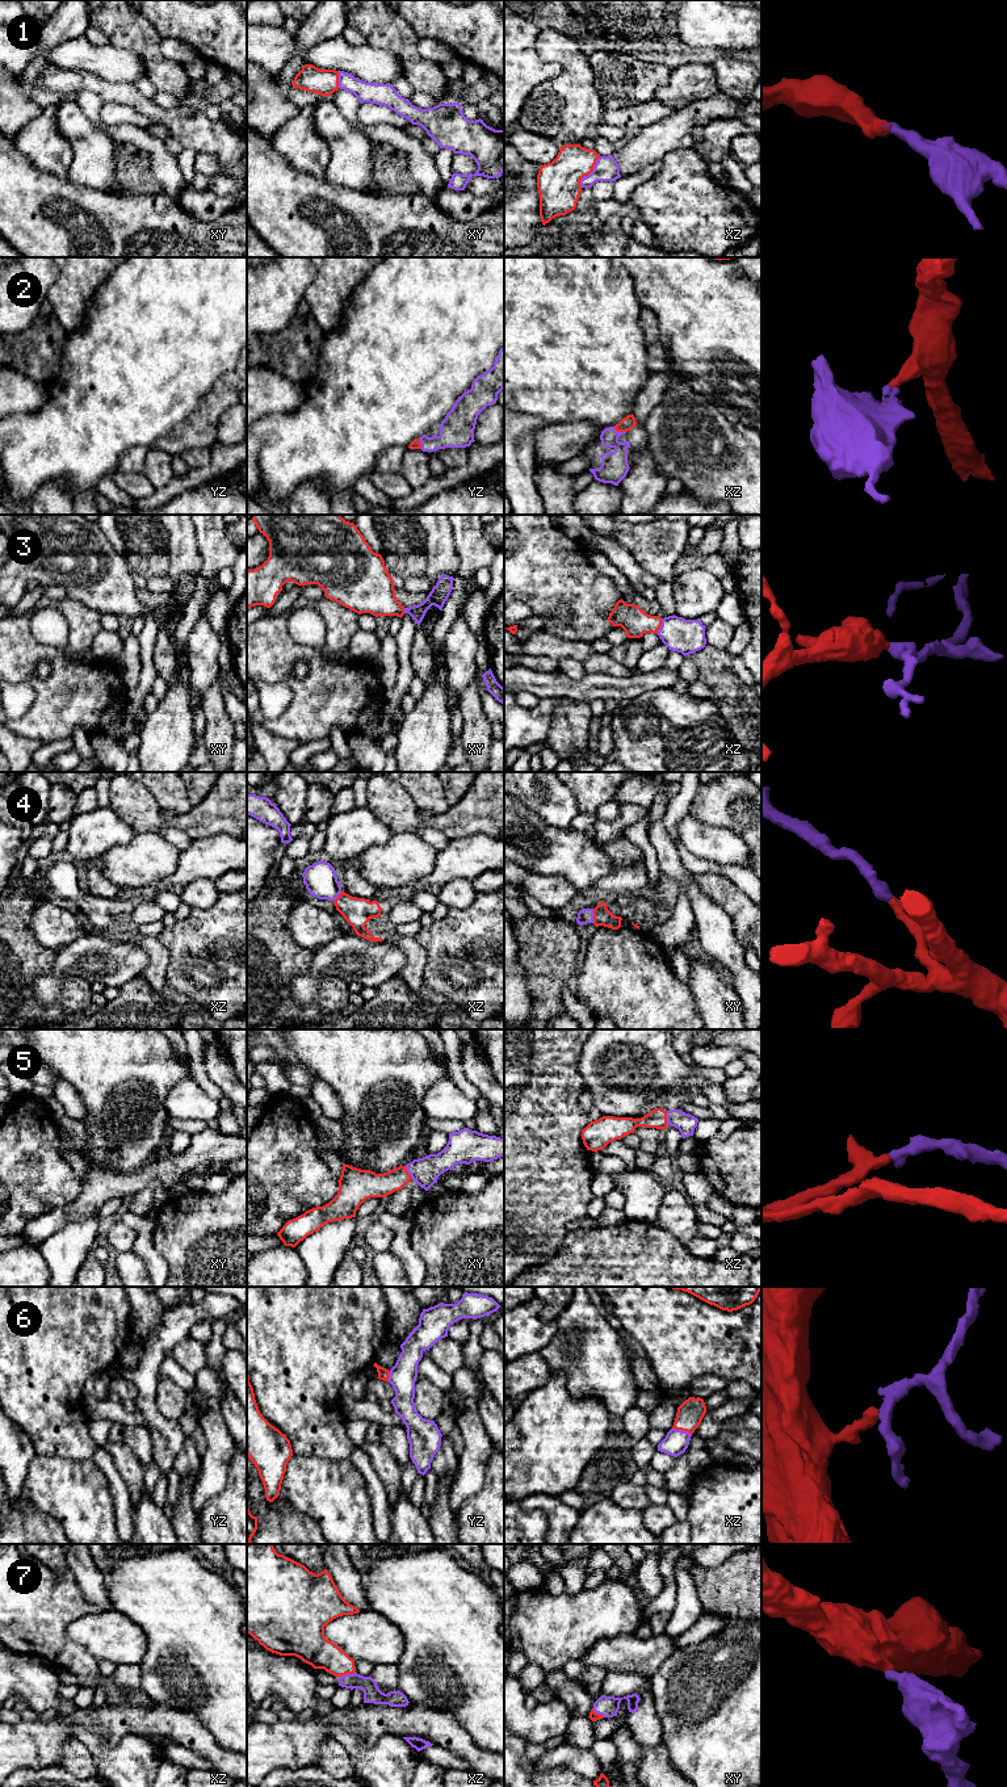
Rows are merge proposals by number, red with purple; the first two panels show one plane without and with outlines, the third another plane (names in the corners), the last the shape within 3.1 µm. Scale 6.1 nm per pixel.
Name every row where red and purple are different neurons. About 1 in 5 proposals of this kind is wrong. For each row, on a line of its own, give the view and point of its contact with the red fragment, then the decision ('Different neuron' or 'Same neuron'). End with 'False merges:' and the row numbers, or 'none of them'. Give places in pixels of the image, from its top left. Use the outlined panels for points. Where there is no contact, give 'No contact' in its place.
1: Touches red at xz (590, 172). Same neuron
2: Touches red at xz (620, 431). Same neuron
3: Touches red at xz (661, 625). Same neuron
4: Touches red at xy (594, 915). Same neuron
5: Touches red at xy (407, 1173). Same neuron
6: Touches red at xz (682, 1430). Same neuron
7: Touches red at xz (347, 1673). Same neuron
False merges: none of them

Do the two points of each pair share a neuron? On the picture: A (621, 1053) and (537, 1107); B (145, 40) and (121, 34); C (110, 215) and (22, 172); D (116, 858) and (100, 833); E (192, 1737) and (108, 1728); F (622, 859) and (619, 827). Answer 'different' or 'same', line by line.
A: different
B: same
C: same
D: different
E: same
F: different

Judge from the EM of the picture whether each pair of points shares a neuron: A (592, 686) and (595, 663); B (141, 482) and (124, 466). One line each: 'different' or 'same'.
A: different
B: different

